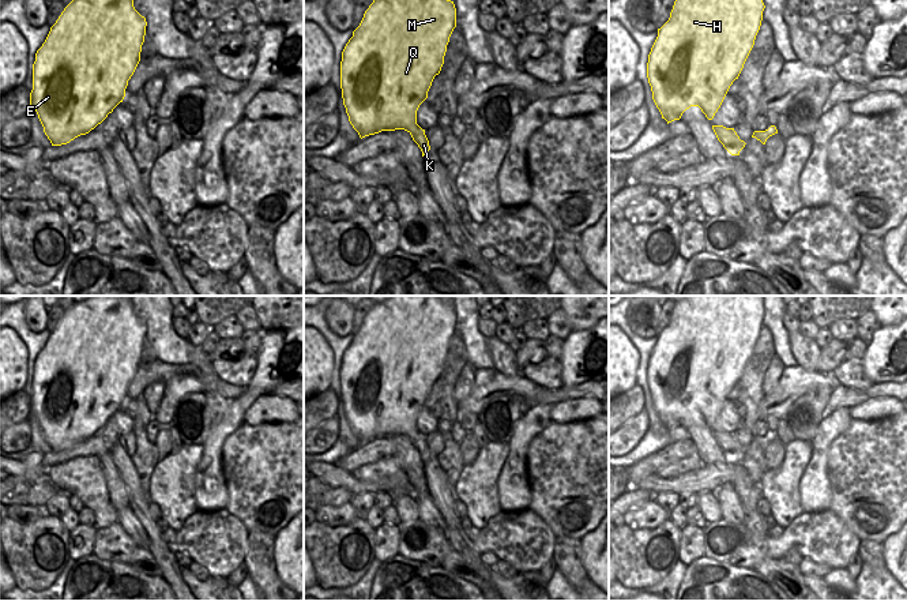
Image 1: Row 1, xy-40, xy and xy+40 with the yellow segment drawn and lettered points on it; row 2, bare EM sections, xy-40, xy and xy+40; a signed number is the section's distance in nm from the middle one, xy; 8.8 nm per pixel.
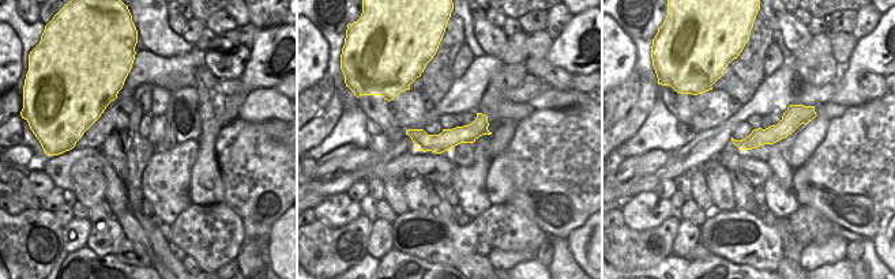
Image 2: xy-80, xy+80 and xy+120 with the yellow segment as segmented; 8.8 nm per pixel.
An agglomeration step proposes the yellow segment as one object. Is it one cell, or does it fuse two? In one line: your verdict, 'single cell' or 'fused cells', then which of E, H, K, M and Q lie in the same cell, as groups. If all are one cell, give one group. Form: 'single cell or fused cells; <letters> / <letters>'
single cell; E H K M Q

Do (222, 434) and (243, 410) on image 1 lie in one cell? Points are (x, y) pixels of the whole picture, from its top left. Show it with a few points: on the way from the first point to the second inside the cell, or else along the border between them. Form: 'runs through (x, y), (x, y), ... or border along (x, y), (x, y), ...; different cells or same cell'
runs through (225, 428), (237, 416); same cell

